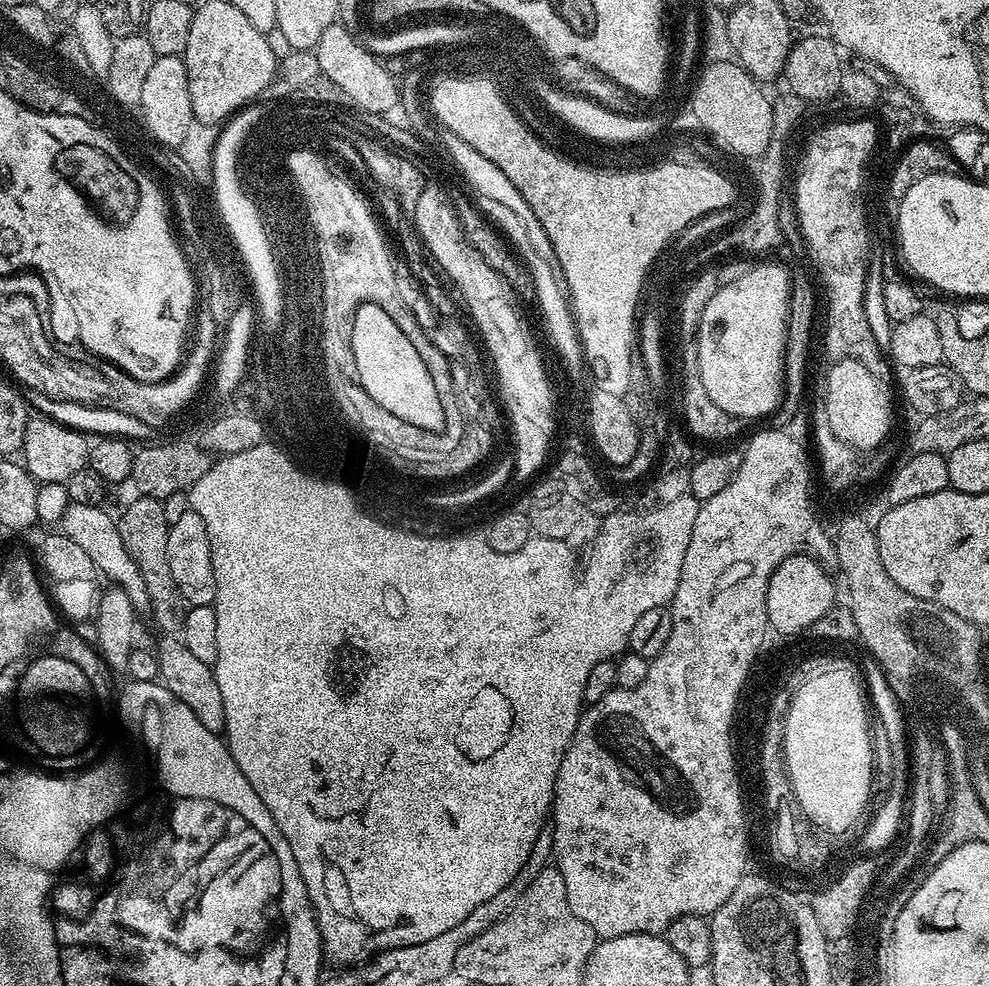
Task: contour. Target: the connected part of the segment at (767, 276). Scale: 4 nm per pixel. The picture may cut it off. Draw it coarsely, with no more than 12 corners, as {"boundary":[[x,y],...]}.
{"boundary":[[790,272],[717,290],[696,340],[706,394],[745,421],[782,404]]}

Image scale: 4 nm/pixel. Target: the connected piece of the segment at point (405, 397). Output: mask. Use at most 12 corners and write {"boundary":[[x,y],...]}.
{"boundary":[[382,313],[354,314],[352,363],[374,404],[405,426],[444,428],[446,404],[426,360]]}

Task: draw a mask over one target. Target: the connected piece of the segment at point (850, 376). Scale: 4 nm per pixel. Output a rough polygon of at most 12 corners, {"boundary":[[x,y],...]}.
{"boundary":[[831,361],[830,428],[860,452],[892,432],[889,385],[862,362]]}

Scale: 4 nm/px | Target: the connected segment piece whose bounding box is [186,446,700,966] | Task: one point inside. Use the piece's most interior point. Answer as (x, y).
(399, 705)

